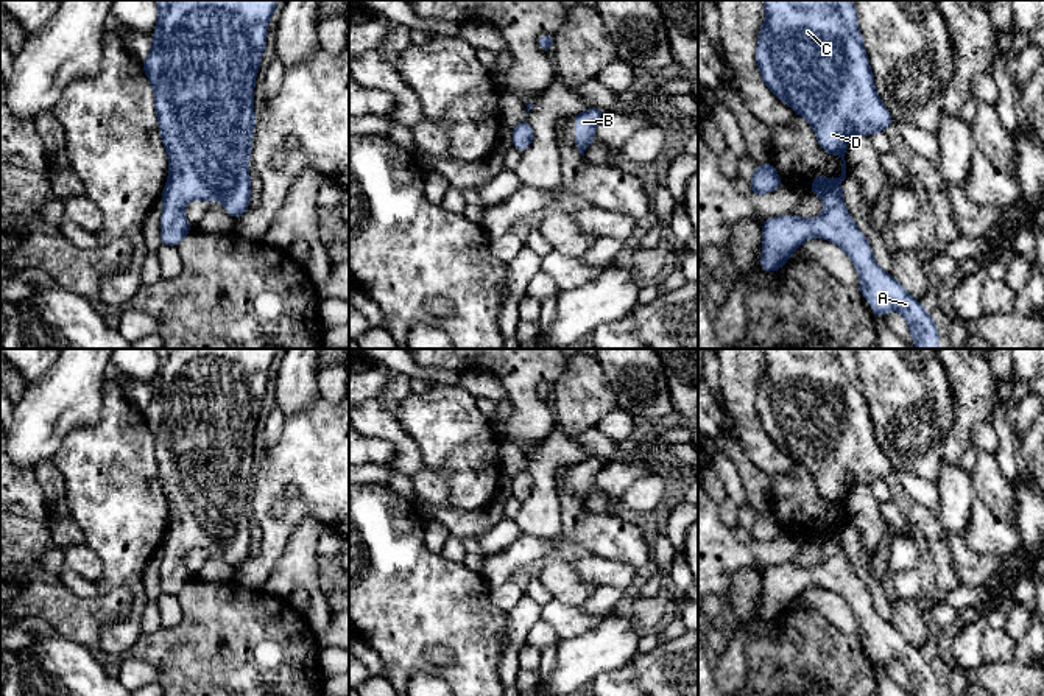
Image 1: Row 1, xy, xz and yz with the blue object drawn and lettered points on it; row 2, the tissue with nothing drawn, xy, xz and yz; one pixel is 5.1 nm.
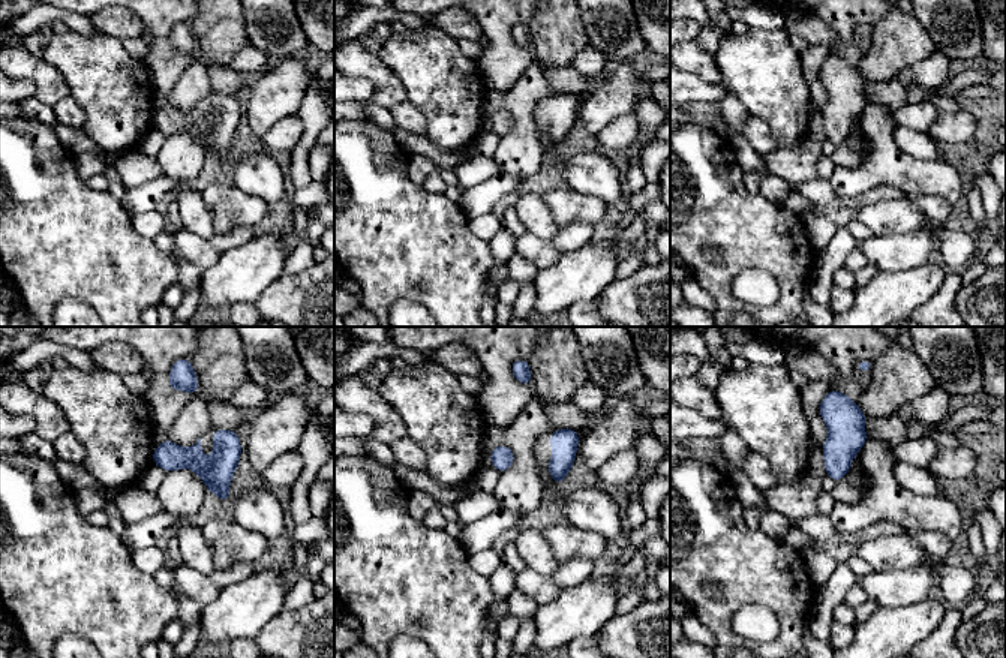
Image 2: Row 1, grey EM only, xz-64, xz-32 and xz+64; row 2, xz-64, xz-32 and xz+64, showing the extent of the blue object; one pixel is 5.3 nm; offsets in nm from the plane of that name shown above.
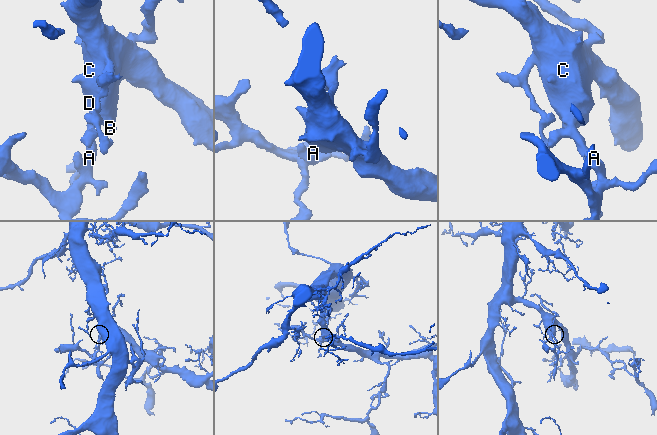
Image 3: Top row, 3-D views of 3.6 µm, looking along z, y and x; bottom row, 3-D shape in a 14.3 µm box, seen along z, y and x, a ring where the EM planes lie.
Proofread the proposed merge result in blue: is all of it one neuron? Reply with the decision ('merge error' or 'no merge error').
no merge error

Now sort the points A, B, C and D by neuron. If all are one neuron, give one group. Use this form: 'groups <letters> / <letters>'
groups A B C D

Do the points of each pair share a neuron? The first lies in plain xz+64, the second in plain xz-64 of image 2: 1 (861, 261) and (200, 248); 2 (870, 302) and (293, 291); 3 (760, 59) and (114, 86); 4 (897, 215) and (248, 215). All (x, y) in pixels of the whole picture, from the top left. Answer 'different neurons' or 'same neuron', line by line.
1: different neurons
2: different neurons
3: same neuron
4: different neurons

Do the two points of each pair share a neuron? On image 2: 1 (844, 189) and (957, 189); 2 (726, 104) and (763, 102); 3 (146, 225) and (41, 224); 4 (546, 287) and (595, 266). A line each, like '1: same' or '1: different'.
1: same
2: different
3: different
4: same

